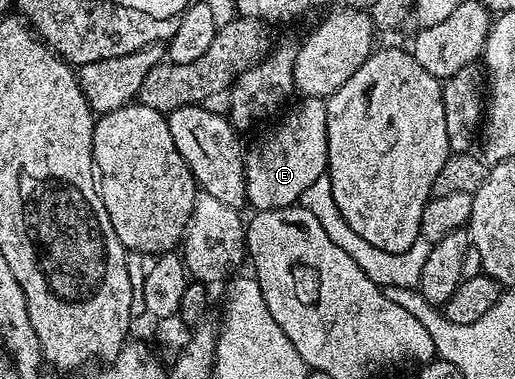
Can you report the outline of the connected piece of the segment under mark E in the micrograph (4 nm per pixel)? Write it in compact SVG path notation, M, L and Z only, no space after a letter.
M305 97L303 101L293 110L292 118L286 119L284 126L278 127L268 142L261 144L260 150L256 146L246 150L246 192L248 202L254 204L256 210L277 210L299 203L302 192L306 192L306 188L310 188L310 184L328 169L328 108L325 99Z

